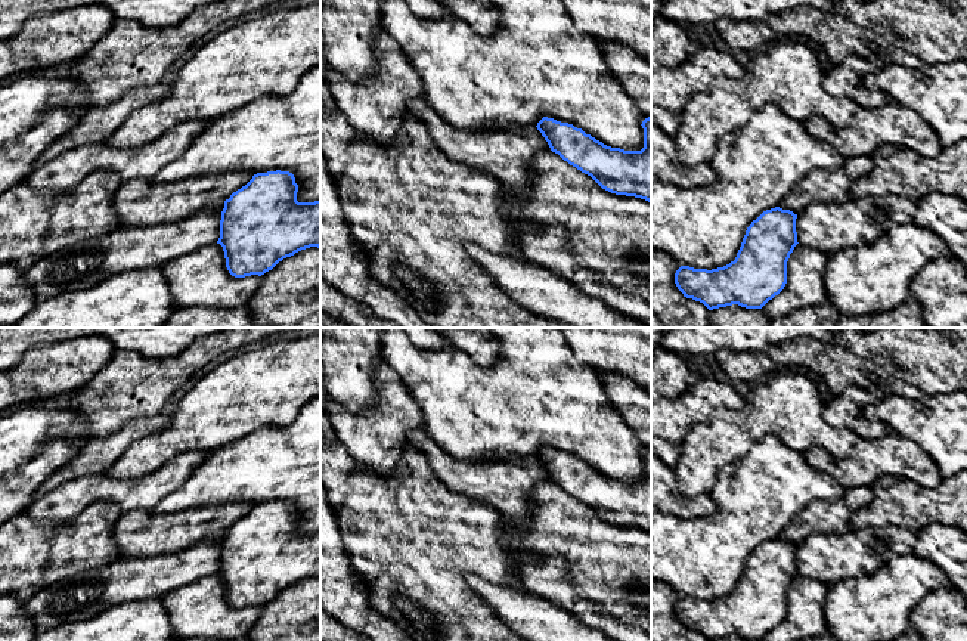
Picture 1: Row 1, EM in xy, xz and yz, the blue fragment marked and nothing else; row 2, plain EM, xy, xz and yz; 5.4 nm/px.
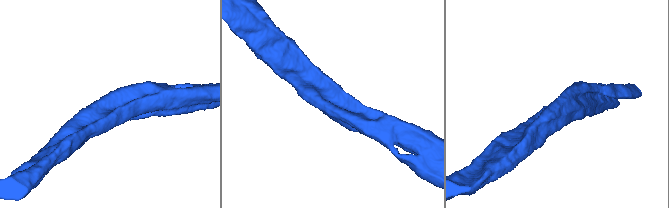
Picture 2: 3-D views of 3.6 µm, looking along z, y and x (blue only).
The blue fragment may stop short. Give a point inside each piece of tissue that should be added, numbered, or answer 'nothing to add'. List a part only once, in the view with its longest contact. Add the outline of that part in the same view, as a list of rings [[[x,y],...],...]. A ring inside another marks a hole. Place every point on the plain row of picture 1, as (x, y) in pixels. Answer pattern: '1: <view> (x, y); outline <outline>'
nothing to add

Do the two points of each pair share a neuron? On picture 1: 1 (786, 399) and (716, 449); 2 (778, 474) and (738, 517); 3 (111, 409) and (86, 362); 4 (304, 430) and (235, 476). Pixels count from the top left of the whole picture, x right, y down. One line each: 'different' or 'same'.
1: same
2: same
3: different
4: same

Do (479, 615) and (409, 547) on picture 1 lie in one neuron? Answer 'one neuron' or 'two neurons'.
one neuron

